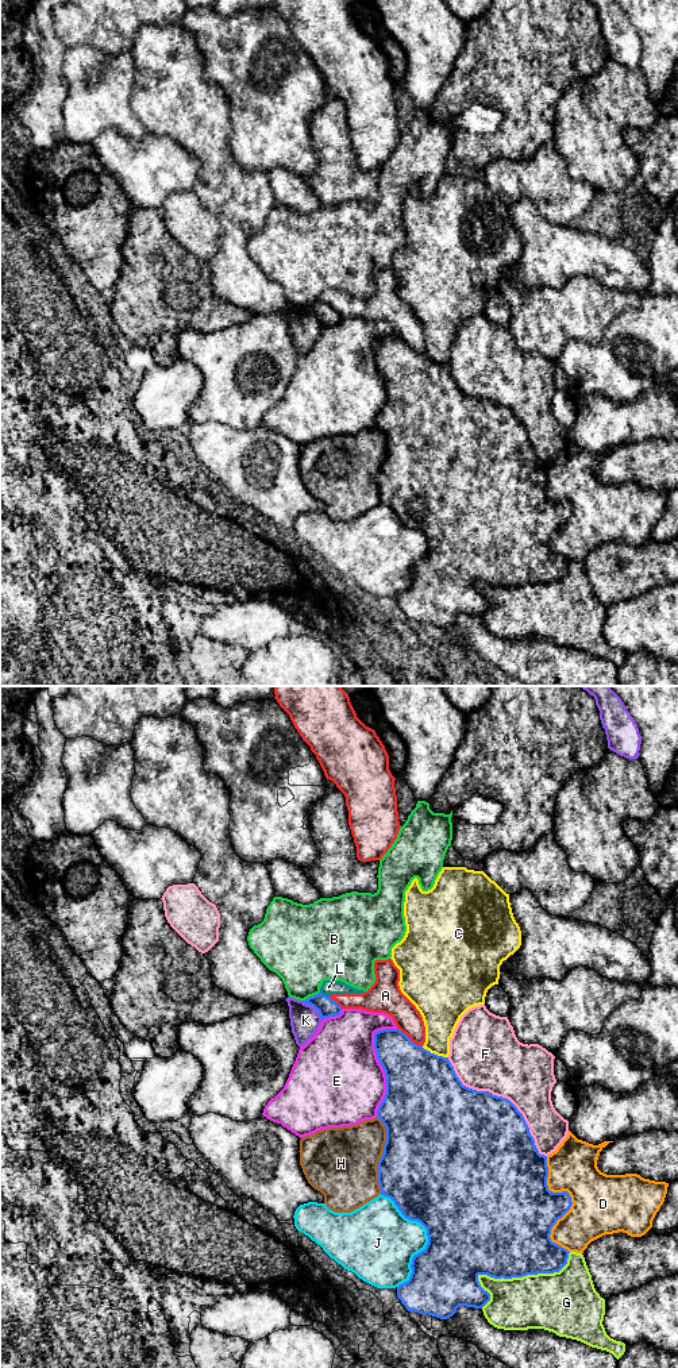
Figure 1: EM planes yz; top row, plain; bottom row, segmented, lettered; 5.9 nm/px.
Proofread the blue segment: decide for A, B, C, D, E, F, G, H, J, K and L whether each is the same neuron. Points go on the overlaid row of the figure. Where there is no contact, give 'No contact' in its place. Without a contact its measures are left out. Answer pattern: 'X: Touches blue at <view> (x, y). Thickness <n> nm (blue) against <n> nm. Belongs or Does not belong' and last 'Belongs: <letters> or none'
A: Touches blue at yz (409, 1039). Thickness 360 nm (blue) against 160 nm. Does not belong
B: Touches blue at yz (311, 997). Thickness 120 nm (blue) against 380 nm. Does not belong
C: Touches blue at yz (434, 1054). Thickness 440 nm (blue) against 220 nm. Does not belong
D: Touches blue at yz (570, 1199). Thickness 340 nm (blue) against 360 nm. Does not belong
E: Touches blue at yz (380, 1063). Thickness 380 nm (blue) against 500 nm. Does not belong
F: Touches blue at yz (501, 1097). Thickness 500 nm (blue) against 400 nm. Does not belong
G: Touches blue at yz (512, 1276). Thickness 500 nm (blue) against 340 nm. Does not belong
H: Touches blue at yz (382, 1155). Thickness 500 nm (blue) against 420 nm. Does not belong
J: Touches blue at yz (428, 1237). Thickness 500 nm (blue) against 360 nm. Does not belong
K: Touches blue at yz (314, 1006). Thickness 120 nm (blue) against 180 nm. Does not belong
L: Touches blue at yz (324, 995). Thickness 120 nm (blue) against 90 nm. Does not belong
Belongs: none

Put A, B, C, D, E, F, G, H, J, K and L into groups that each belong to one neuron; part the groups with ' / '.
A L / B / C / D / E / F / G / H / J / K

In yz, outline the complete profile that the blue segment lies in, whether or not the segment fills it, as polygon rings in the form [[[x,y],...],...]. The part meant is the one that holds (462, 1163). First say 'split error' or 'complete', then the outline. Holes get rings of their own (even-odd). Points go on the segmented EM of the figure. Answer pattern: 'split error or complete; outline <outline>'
complete; outline [[[382,1029],[375,1032],[374,1049],[386,1076],[386,1094],[377,1110],[377,1118],[380,1118],[386,1128],[386,1142],[377,1167],[381,1195],[390,1198],[405,1218],[420,1222],[427,1229],[428,1236],[425,1249],[412,1259],[412,1273],[409,1280],[397,1287],[397,1298],[405,1309],[408,1311],[447,1319],[457,1313],[459,1306],[482,1309],[490,1300],[490,1294],[485,1291],[478,1282],[479,1275],[488,1275],[494,1279],[512,1279],[527,1275],[559,1272],[567,1264],[570,1252],[552,1242],[550,1234],[556,1221],[570,1210],[573,1205],[571,1196],[567,1191],[552,1192],[548,1190],[547,1156],[539,1153],[535,1140],[529,1133],[529,1128],[517,1107],[506,1098],[463,1086],[448,1057],[438,1056],[424,1049],[421,1045],[416,1045],[400,1029]]]

